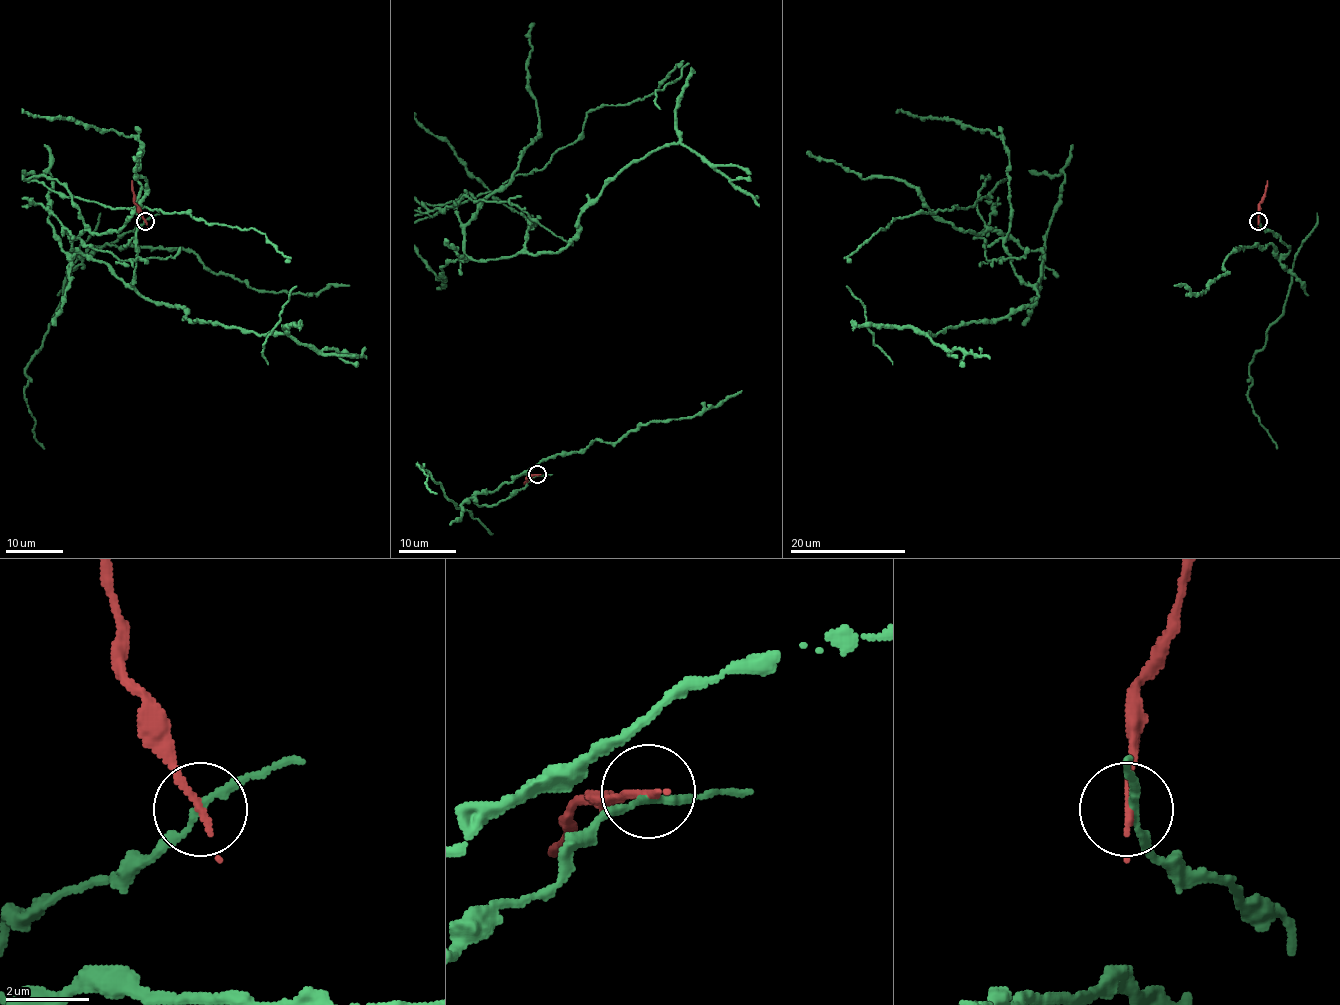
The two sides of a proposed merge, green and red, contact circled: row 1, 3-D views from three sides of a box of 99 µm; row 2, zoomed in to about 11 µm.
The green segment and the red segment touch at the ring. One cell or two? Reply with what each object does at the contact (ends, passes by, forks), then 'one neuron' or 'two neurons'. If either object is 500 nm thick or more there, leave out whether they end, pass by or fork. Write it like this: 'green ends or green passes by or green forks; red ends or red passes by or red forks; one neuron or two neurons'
green passes by; red ends; two neurons

